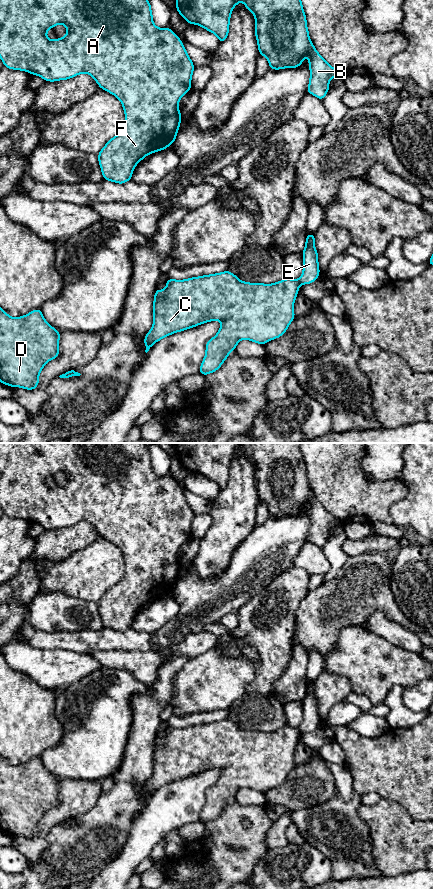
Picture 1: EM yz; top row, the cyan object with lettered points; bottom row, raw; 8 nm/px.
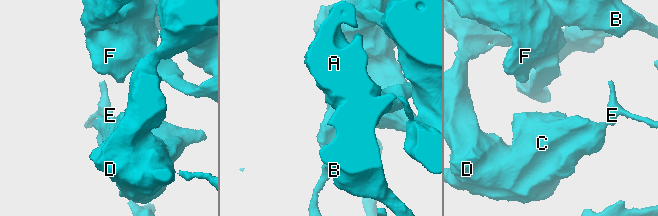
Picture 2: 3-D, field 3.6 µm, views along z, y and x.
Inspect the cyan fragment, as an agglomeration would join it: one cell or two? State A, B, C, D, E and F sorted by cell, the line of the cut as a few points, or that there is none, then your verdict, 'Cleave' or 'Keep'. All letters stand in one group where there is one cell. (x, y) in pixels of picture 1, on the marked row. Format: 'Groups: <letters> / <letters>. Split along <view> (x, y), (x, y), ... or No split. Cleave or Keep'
Groups: A B C D F / E. Split along yz (298, 280), (301, 284). Cleave

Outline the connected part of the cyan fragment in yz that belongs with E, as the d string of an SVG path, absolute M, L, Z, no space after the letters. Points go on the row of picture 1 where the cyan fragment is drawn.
M306 234L305 249L303 256L303 272L299 281L301 285L311 284L318 279L320 270L318 265L318 253L315 249L315 234Z

